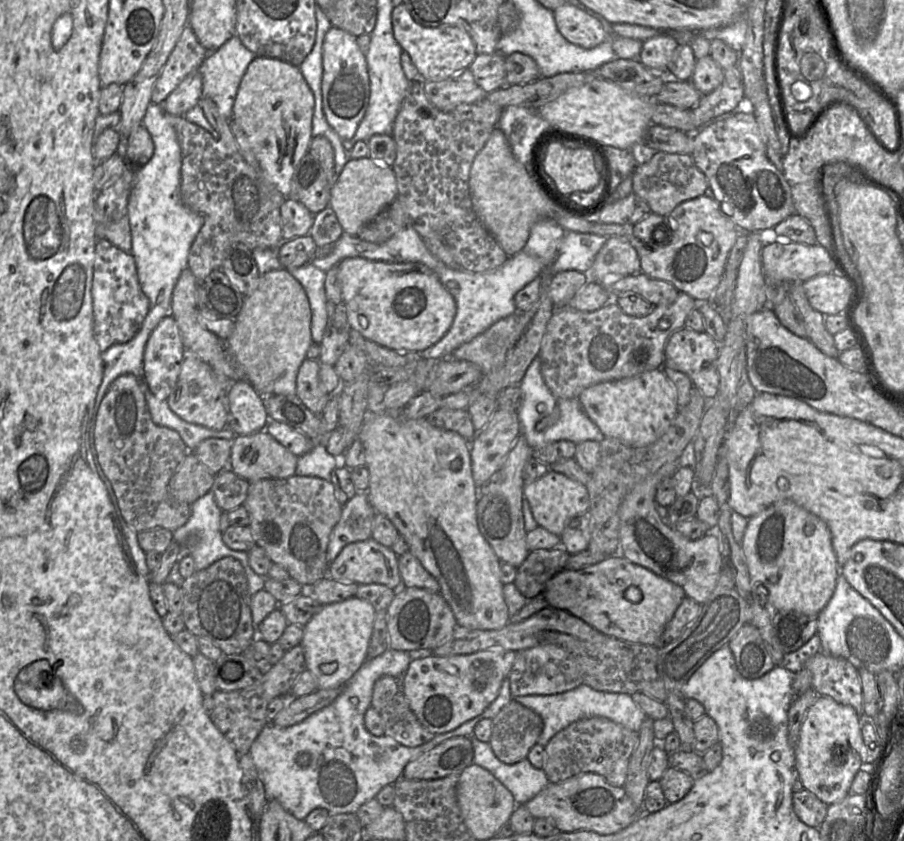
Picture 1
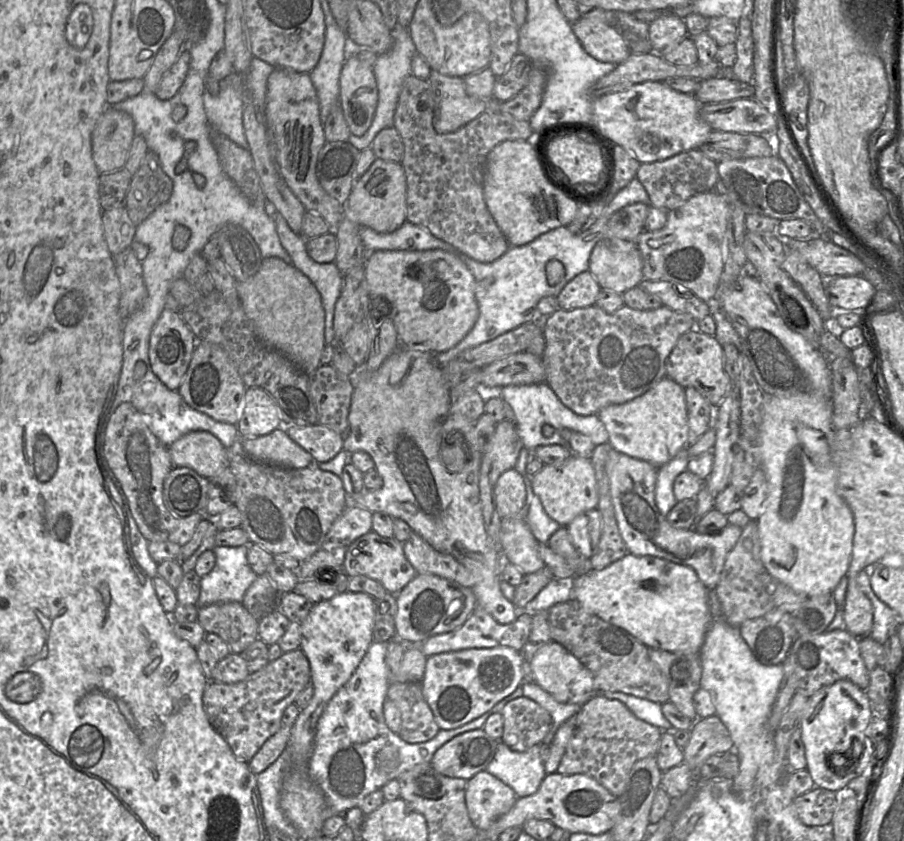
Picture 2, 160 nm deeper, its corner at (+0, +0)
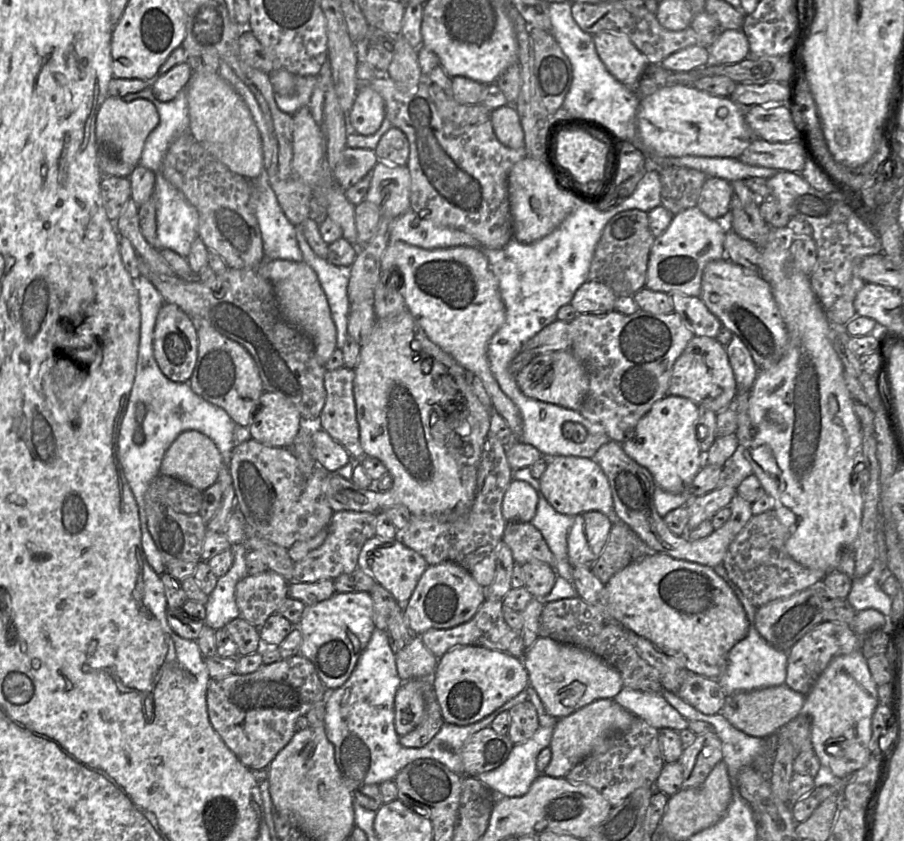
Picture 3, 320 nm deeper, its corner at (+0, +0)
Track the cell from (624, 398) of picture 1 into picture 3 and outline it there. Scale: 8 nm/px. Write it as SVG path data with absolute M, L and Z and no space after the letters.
M667 394L655 402L649 412L640 419L635 427L635 435L621 444L622 449L628 457L651 473L655 486L672 494L687 492L695 476L704 466L705 453L701 452L697 439L698 417L698 405L693 401Z

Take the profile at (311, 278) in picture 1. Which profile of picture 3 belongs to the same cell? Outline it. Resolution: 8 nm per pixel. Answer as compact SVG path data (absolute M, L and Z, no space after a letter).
M296 227L297 243L307 263L317 274L321 287L326 295L331 316L337 331L336 347L342 349L347 339L347 324L350 303L347 286L350 278L350 266L335 266L326 259L317 256L308 245L301 227Z

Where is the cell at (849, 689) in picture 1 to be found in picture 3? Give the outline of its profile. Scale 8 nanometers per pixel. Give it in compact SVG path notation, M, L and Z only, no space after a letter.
M822 622L816 625L787 652L785 685L807 696L830 661L836 656L860 651L861 640L847 625L836 622Z

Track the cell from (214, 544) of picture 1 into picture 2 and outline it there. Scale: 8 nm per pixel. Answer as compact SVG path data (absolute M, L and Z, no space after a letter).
M215 546L215 566L201 577L198 608L215 603L241 602L258 577L248 564L248 546Z

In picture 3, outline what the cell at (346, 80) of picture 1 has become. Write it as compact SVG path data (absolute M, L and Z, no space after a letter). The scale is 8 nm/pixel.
M360 84L350 112L351 132L369 136L381 126L386 116L384 100L368 84Z

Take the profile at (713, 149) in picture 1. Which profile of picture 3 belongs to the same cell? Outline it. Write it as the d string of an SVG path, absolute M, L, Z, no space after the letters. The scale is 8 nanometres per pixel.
M779 171L767 179L774 198L791 218L811 225L817 246L817 262L810 282L826 316L831 323L846 325L857 316L854 300L866 284L856 274L856 263L865 256L881 254L882 244L875 231L866 223L858 210L839 193L824 194L814 189L801 173Z

